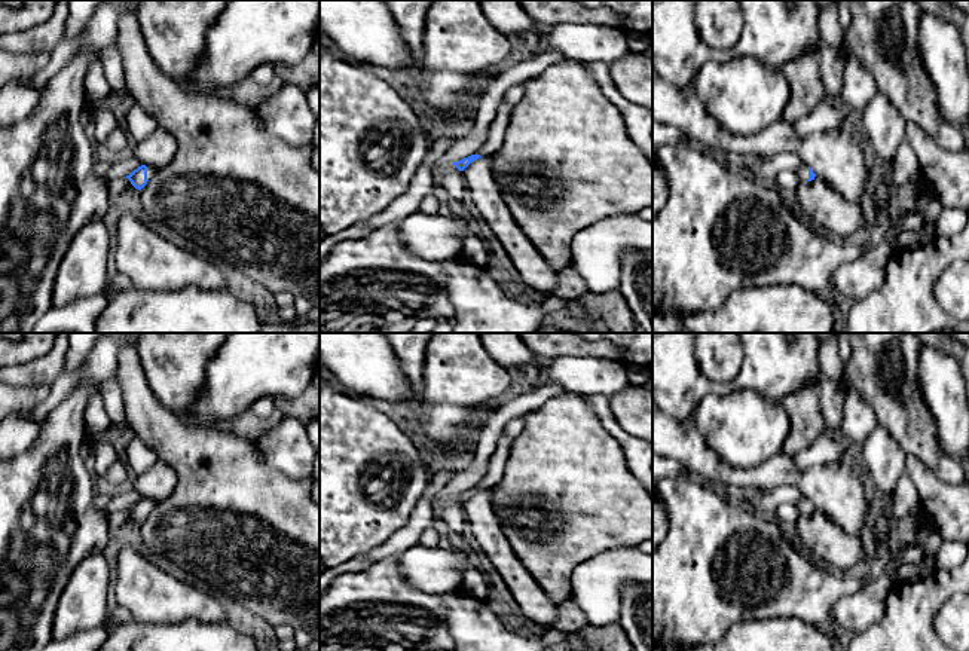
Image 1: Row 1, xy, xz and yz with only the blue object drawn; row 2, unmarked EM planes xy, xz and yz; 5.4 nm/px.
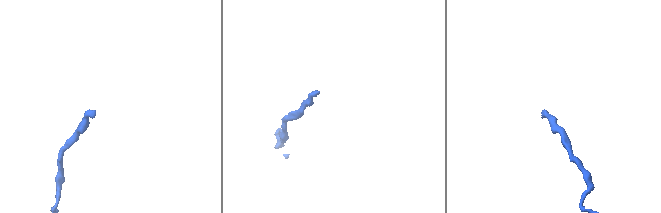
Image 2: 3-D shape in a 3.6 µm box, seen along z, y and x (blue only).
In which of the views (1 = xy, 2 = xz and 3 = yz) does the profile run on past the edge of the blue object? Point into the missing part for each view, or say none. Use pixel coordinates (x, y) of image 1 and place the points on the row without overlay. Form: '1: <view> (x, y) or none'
1: xy (150, 504)
2: xz (500, 457)
3: yz (803, 506)

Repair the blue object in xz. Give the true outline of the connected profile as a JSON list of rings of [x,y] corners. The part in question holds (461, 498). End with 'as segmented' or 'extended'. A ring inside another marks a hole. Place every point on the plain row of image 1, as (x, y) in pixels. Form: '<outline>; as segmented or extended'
[[[501,433],[496,447],[490,456],[490,462],[487,467],[487,477],[483,479],[476,488],[464,490],[462,493],[453,495],[453,498],[464,504],[471,495],[477,493],[482,489],[490,488],[496,485],[505,471],[505,464],[510,456],[511,441],[507,438],[504,433]]]; extended

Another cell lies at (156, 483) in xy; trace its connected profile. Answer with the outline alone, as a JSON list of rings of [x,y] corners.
[[[158,459],[143,474],[131,476],[126,488],[137,490],[146,499],[153,499],[159,502],[171,495],[175,485],[175,471],[166,462]]]

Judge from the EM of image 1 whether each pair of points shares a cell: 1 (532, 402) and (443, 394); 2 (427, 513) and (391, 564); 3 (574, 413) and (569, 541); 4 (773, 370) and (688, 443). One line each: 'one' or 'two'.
1: two
2: two
3: one
4: two

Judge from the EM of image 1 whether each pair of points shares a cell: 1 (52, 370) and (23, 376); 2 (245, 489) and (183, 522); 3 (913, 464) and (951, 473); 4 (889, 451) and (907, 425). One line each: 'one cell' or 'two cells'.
1: one cell
2: one cell
3: two cells
4: two cells

